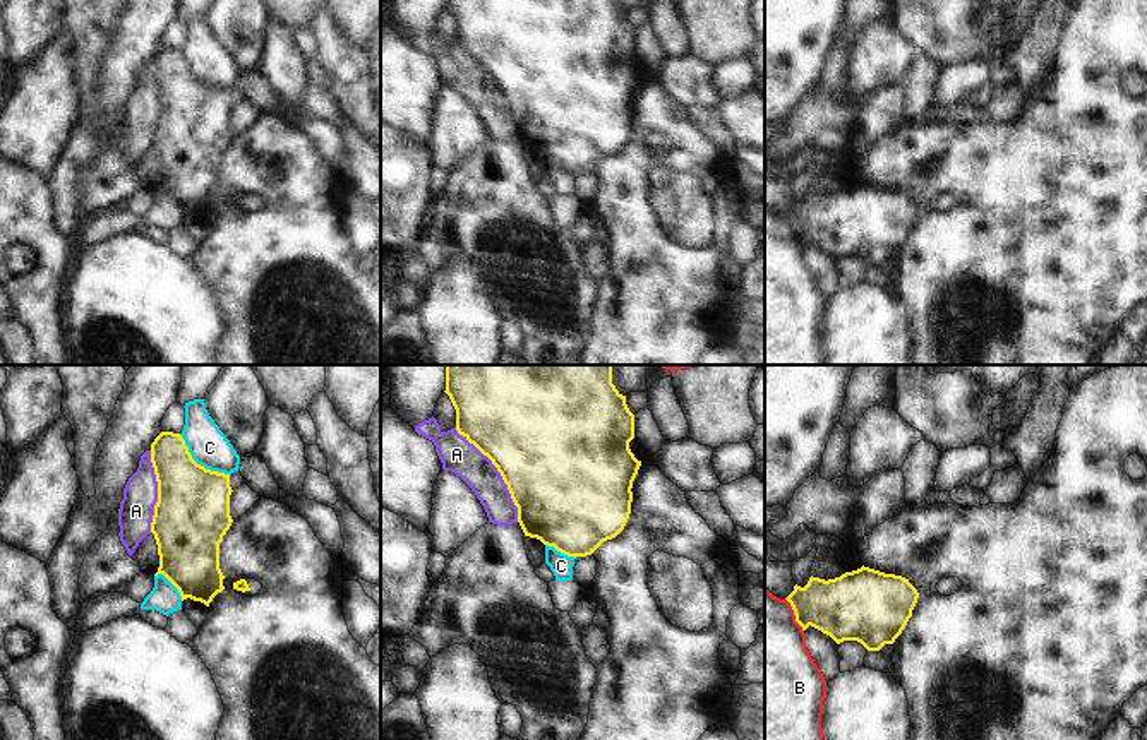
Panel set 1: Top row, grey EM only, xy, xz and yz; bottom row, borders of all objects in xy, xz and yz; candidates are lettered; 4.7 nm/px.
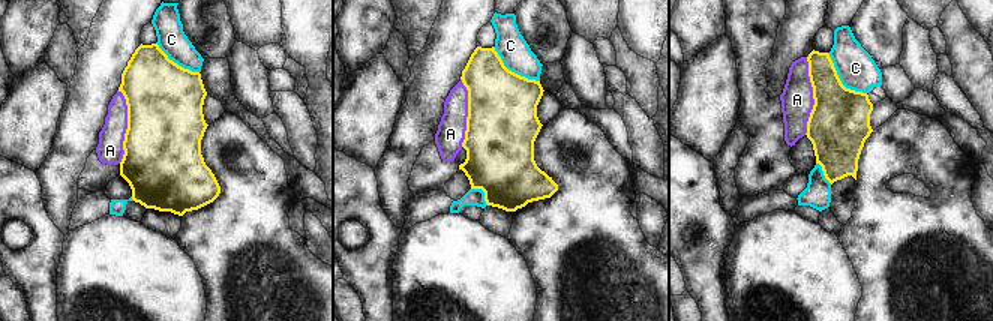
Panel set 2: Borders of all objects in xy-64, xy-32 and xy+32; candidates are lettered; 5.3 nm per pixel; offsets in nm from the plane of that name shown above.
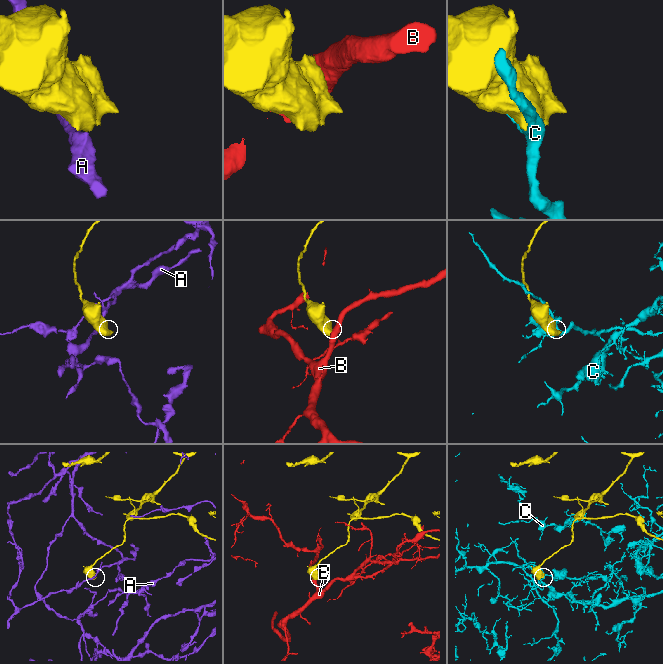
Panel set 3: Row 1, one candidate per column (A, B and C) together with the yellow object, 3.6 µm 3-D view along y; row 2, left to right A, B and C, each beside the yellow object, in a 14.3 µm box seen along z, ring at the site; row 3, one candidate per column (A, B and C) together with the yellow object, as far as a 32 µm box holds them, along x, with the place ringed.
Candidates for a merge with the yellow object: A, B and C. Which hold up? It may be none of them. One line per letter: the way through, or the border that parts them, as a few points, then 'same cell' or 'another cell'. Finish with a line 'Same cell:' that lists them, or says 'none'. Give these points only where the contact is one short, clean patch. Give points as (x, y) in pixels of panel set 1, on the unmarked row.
A: another cell
B: another cell
C: another cell
Same cell: none

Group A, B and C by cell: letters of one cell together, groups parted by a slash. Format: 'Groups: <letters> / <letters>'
Groups: A / B / C

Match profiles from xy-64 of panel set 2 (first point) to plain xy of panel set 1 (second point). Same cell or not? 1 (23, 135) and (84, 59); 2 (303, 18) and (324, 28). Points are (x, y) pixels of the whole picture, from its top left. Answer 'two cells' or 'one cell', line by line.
1: two cells
2: two cells

